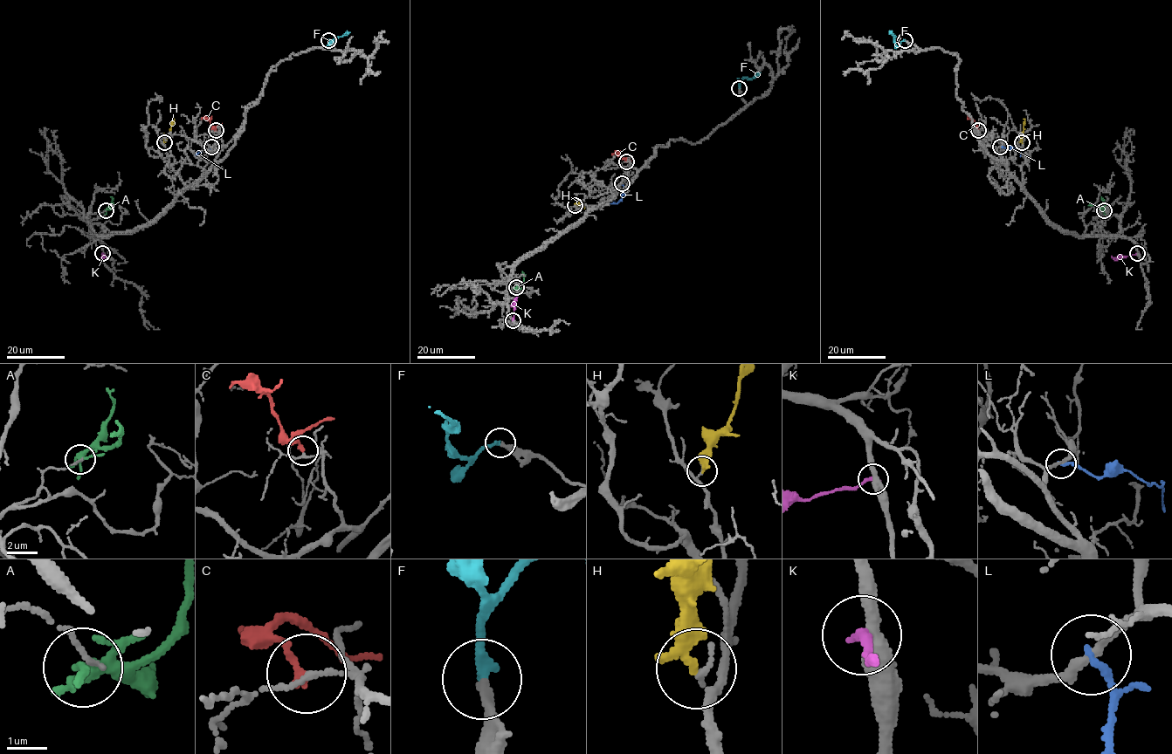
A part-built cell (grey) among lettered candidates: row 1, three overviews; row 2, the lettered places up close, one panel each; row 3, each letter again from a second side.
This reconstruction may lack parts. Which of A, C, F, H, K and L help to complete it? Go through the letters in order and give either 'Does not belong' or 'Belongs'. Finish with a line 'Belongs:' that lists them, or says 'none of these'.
A: Does not belong
C: Does not belong
F: Belongs
H: Does not belong
K: Does not belong
L: Does not belong
Belongs: F

